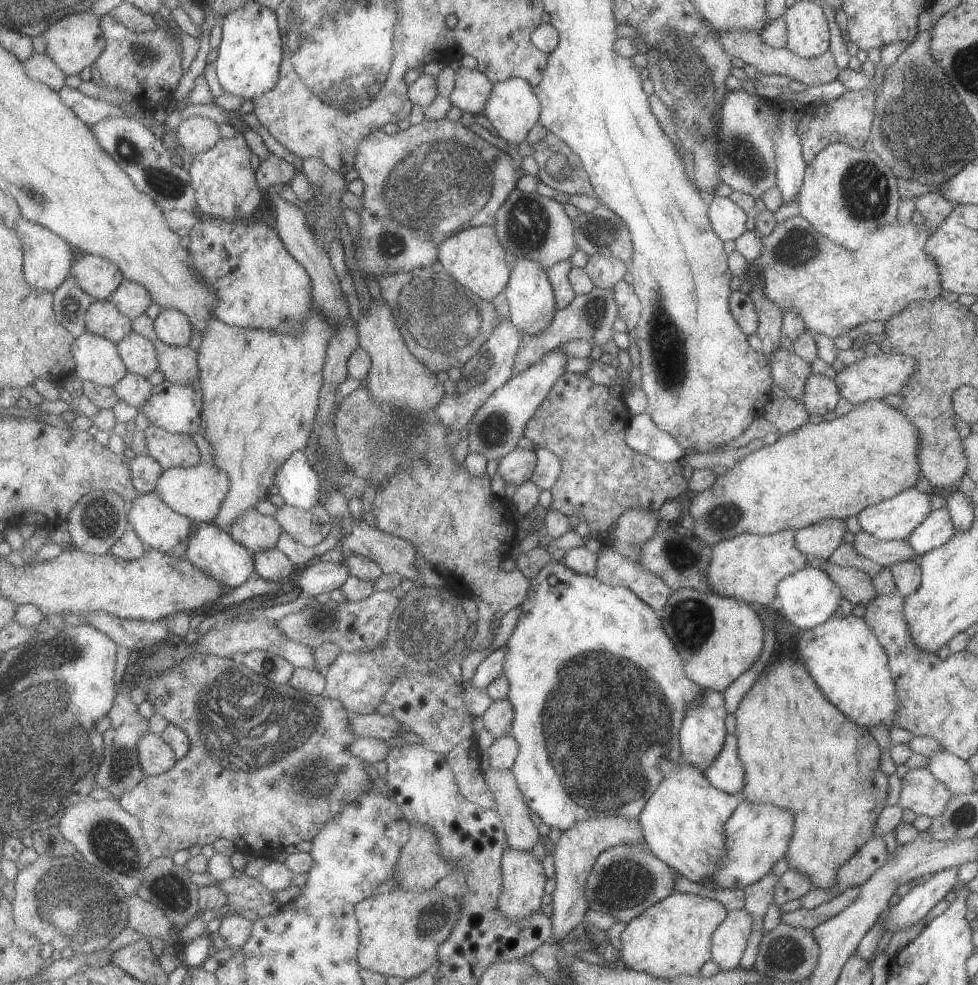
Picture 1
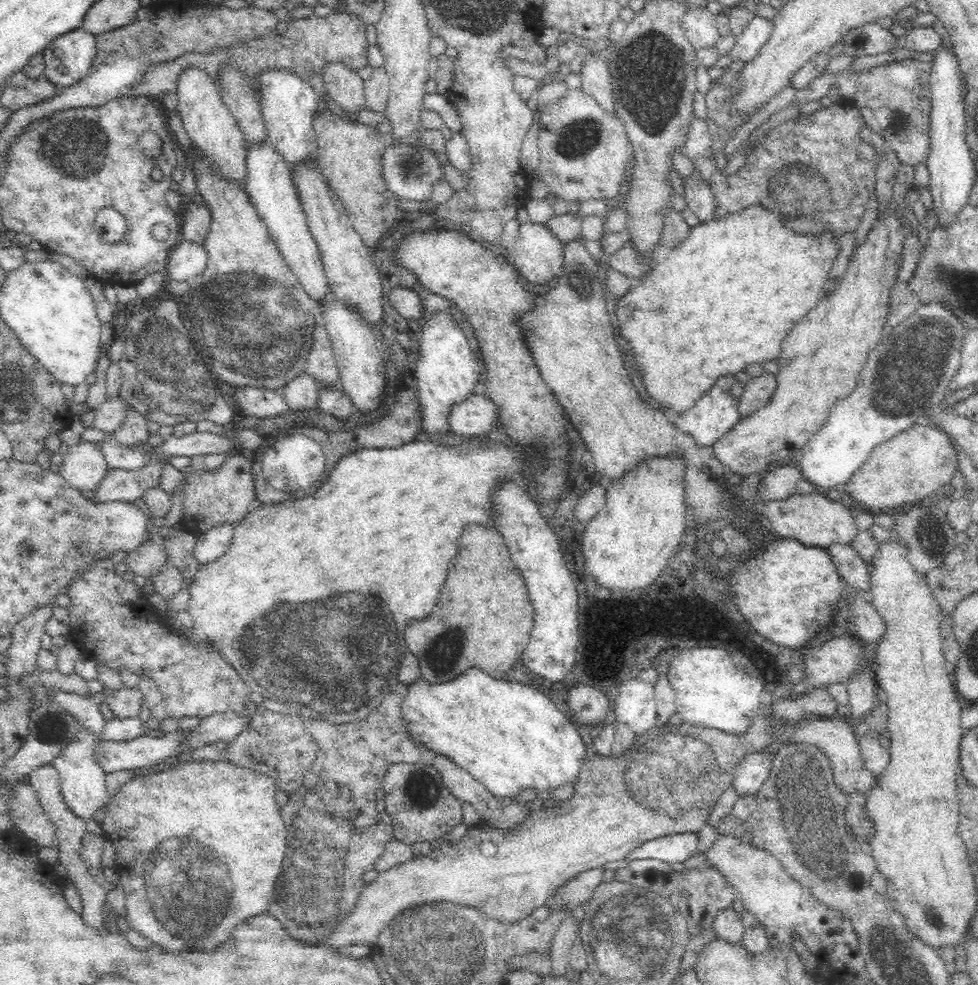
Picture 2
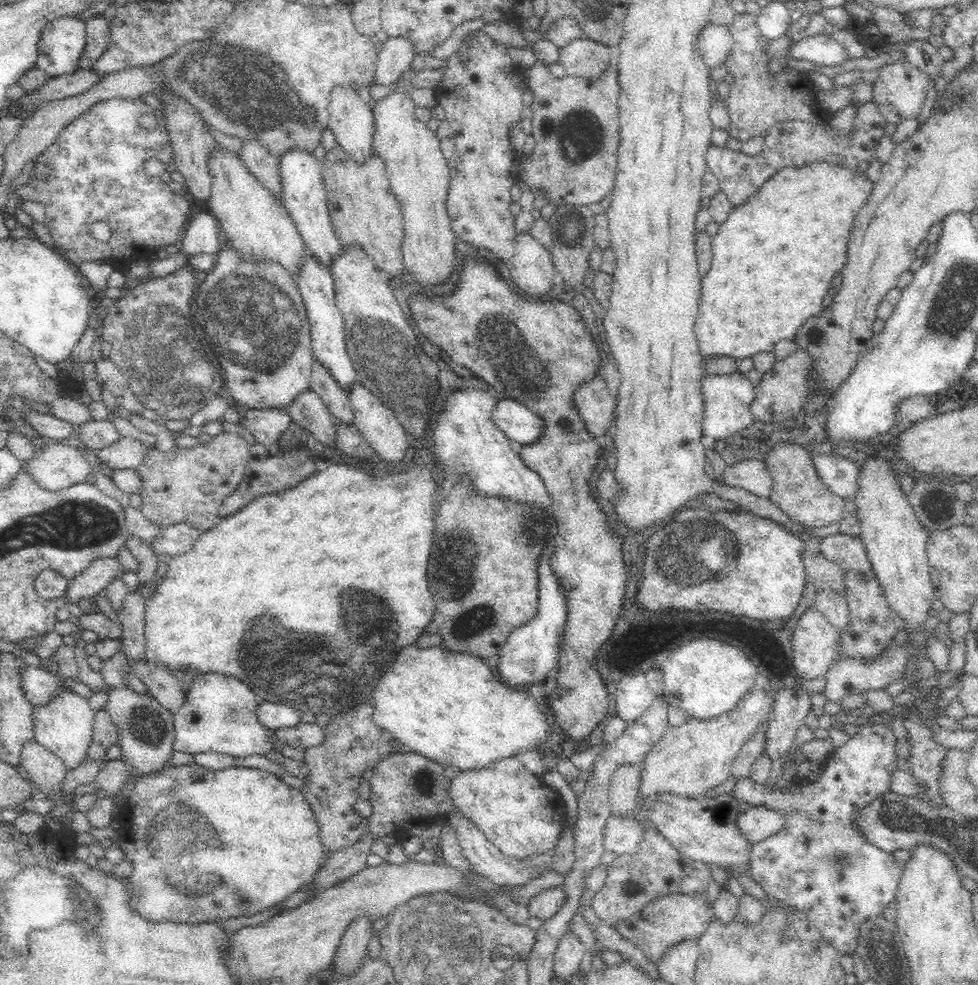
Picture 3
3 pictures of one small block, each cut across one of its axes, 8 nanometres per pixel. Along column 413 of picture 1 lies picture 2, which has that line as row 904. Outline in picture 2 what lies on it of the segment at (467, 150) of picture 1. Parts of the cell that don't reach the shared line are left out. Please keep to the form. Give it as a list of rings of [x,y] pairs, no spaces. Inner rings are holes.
[[[208,760],[190,761],[174,768],[162,770],[156,774],[138,776],[124,783],[120,787],[118,794],[112,795],[106,804],[108,812],[101,826],[102,832],[105,832],[107,838],[111,840],[117,850],[115,869],[119,876],[119,884],[121,884],[126,898],[125,908],[128,912],[126,916],[128,926],[141,932],[152,943],[161,944],[161,946],[169,950],[210,949],[220,944],[222,940],[226,940],[230,933],[234,931],[236,925],[240,924],[242,920],[266,914],[272,898],[274,898],[276,880],[278,880],[278,876],[282,872],[286,850],[288,850],[288,839],[291,838],[290,830],[283,821],[280,804],[276,801],[276,790],[276,783],[265,774],[239,766],[228,760],[218,762]]]

